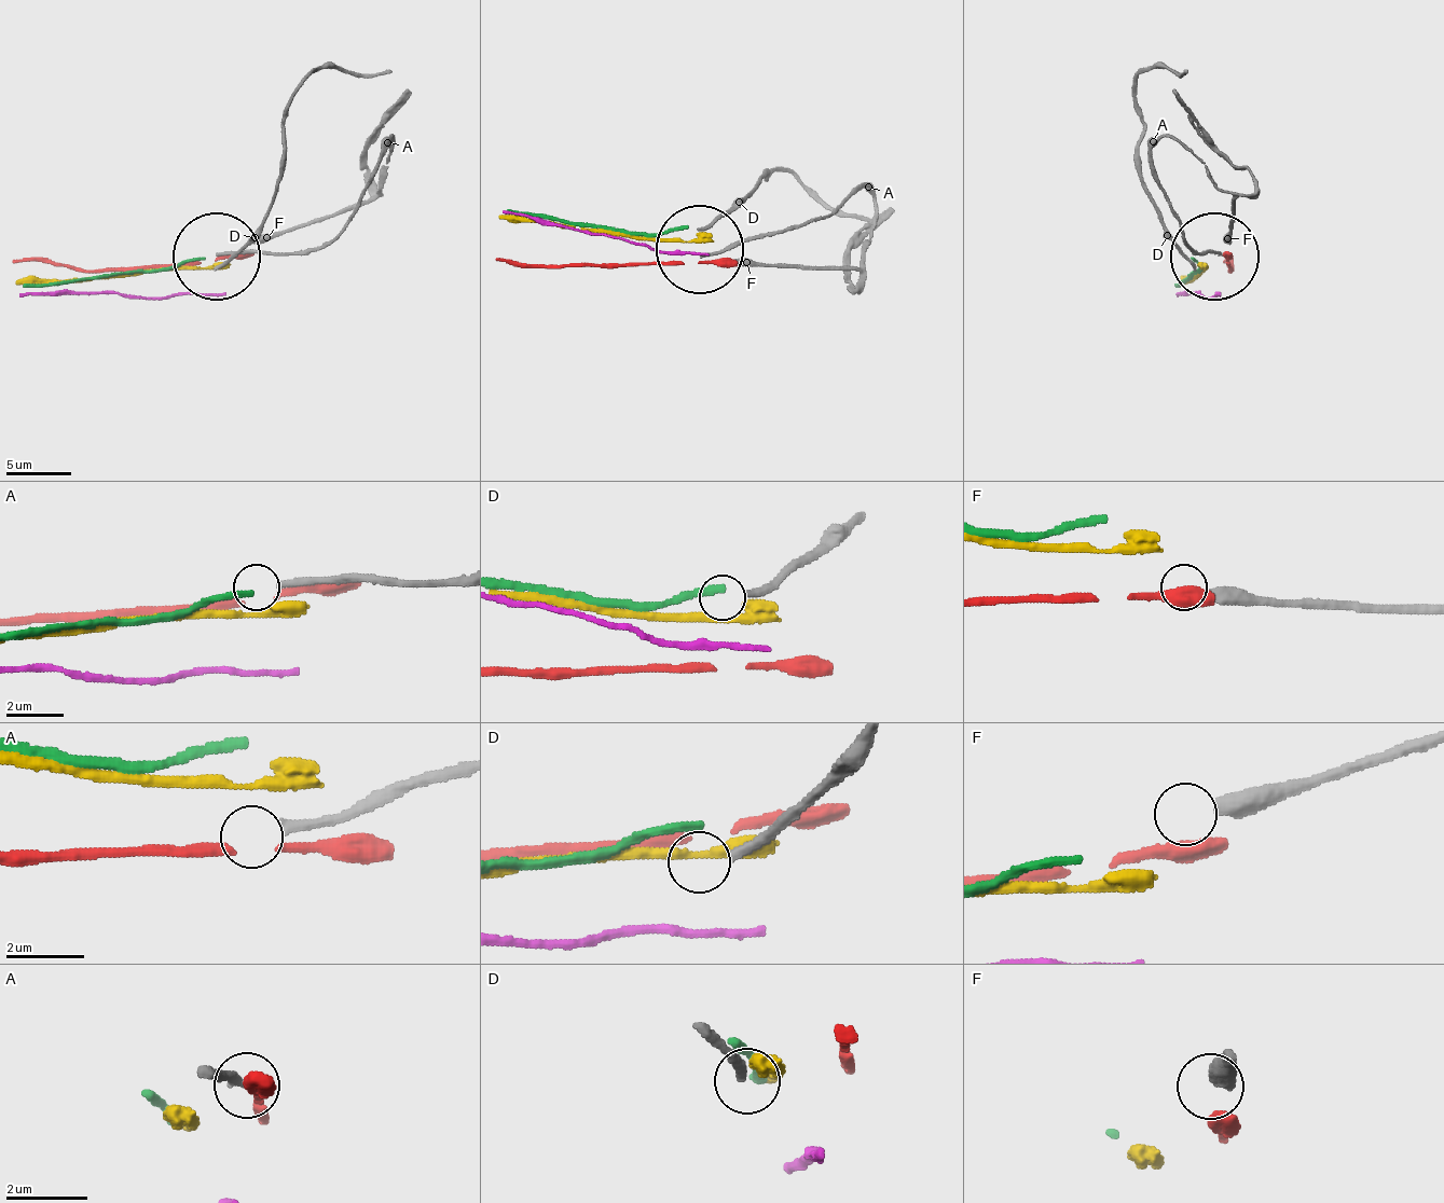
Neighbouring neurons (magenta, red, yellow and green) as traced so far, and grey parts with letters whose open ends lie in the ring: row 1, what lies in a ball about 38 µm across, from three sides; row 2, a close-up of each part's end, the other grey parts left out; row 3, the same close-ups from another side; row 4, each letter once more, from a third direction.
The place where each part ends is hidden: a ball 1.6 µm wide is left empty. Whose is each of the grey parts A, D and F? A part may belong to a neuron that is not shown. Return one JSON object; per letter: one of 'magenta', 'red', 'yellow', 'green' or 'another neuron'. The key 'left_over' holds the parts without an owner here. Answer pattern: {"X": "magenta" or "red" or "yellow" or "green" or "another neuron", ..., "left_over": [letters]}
{"A": "another neuron", "D": "another neuron", "F": "another neuron", "left_over": ["A", "D", "F"]}

